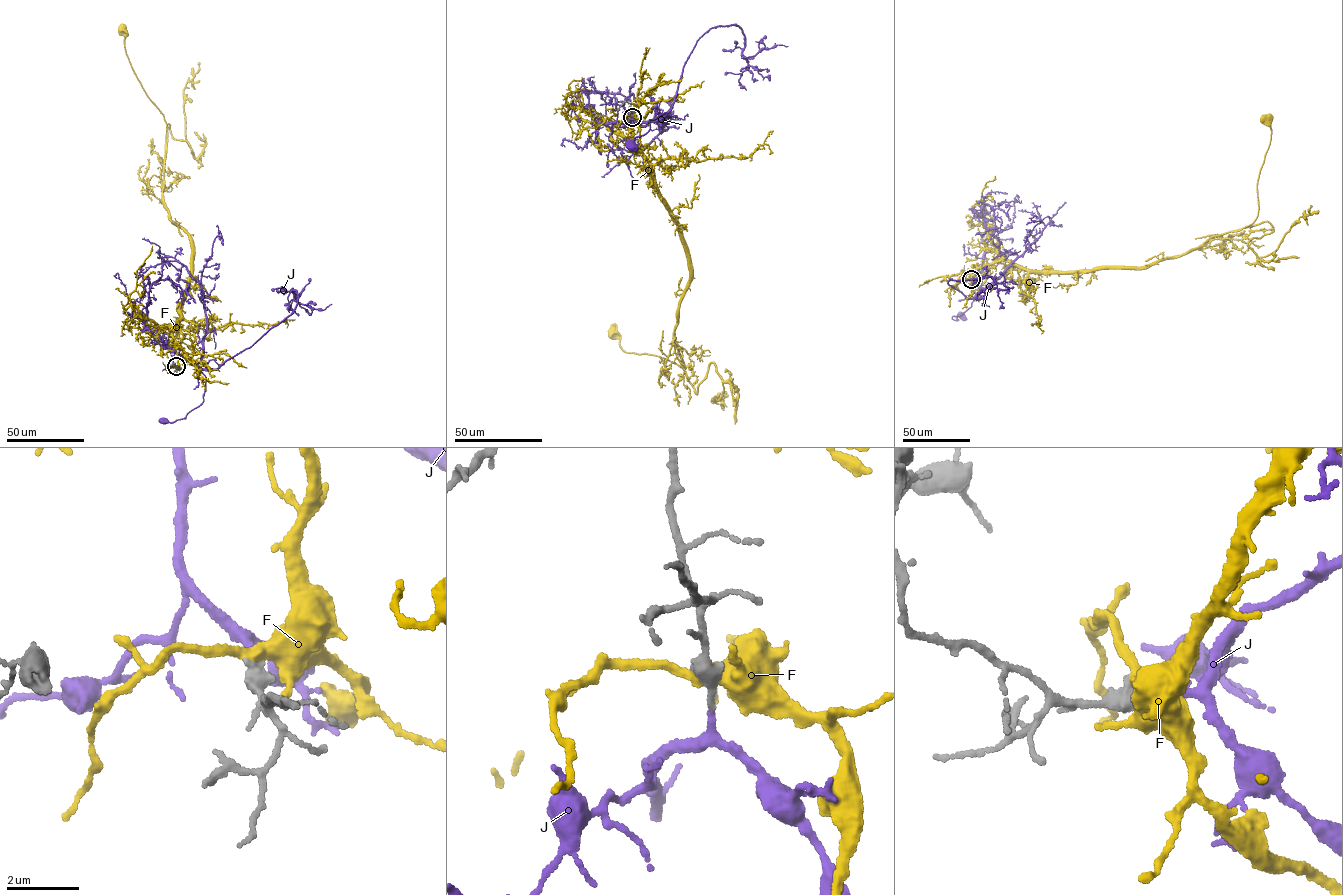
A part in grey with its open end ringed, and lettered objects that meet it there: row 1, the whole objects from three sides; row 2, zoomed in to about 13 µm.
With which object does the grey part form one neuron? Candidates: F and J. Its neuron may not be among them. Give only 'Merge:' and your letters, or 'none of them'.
Merge: J

